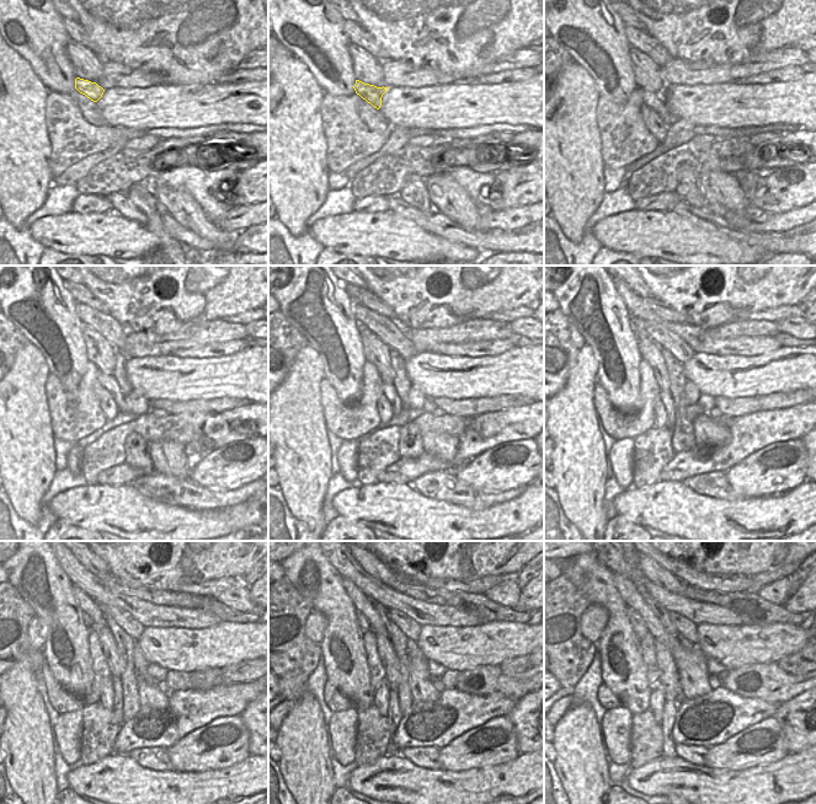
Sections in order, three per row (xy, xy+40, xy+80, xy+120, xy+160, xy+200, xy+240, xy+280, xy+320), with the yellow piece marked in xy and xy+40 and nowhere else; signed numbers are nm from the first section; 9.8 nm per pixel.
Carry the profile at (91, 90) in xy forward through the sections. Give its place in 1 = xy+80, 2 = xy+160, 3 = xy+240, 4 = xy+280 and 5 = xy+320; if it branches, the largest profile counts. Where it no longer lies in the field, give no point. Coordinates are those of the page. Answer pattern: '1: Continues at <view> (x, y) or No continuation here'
1: Continues at xy+80 (655, 101)
2: Continues at xy+160 (389, 391)
3: Continues at xy+240 (117, 682)
4: Continues at xy+280 (394, 716)
5: Continues at xy+320 (670, 709)

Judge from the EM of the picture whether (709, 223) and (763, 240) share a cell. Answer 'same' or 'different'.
same

